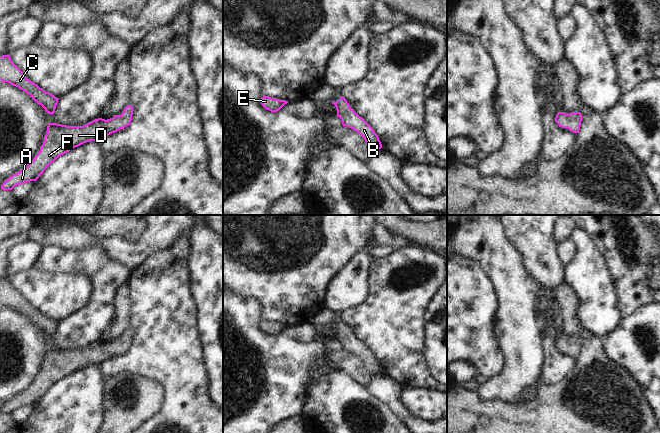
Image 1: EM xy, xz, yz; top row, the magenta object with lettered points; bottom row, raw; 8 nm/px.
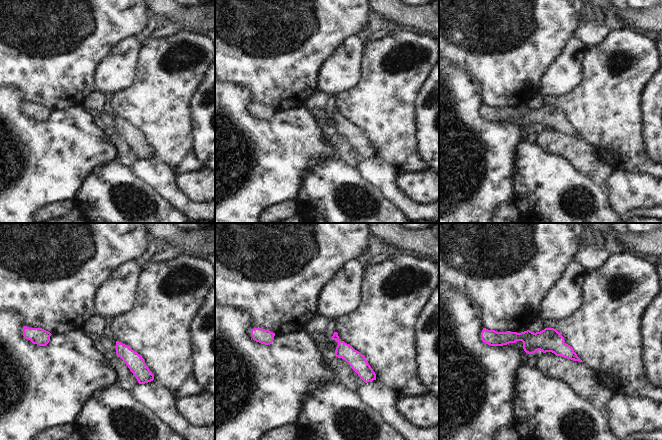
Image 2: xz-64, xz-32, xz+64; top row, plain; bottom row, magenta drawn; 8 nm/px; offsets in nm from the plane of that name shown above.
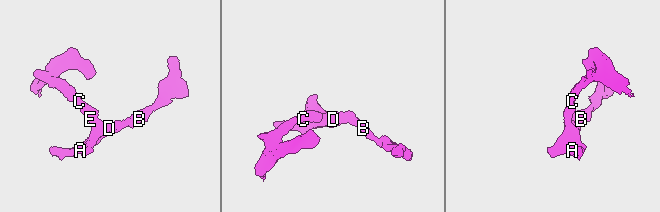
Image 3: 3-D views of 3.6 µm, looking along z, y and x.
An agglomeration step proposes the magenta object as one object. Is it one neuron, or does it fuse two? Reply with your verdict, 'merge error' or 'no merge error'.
no merge error

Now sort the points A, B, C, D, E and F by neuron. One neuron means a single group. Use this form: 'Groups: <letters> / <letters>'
Groups: A B C D E F.

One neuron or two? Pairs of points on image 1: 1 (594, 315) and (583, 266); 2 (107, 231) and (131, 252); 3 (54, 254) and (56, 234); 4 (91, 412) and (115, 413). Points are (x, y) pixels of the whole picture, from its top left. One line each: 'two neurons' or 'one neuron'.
1: one neuron
2: two neurons
3: two neurons
4: two neurons

